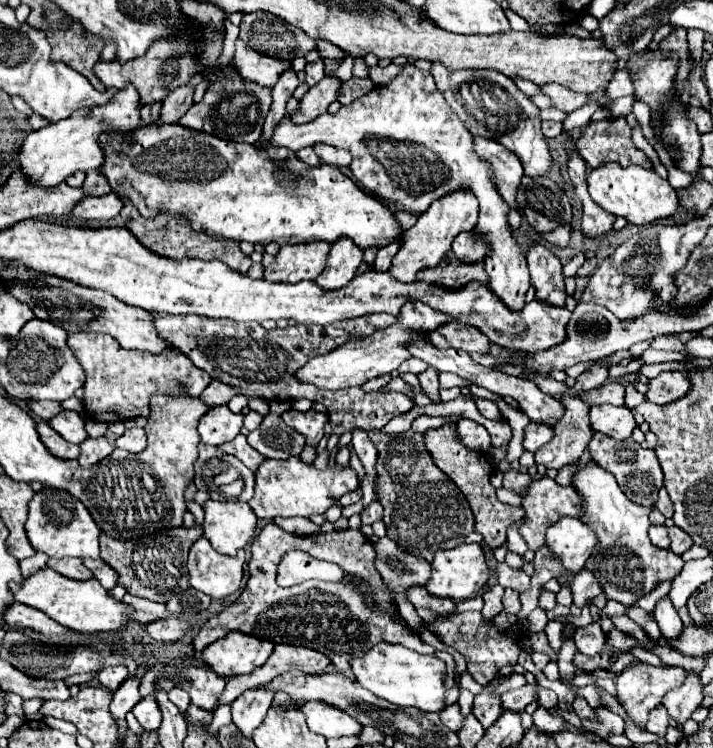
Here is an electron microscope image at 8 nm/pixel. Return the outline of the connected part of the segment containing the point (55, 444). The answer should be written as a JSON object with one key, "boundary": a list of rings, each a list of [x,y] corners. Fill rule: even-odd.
{"boundary":[[[38,421],[36,427],[38,427],[40,441],[46,445],[46,449],[54,457],[60,457],[60,459],[70,461],[70,459],[76,459],[80,455],[80,447],[78,445],[70,445],[68,441],[64,441],[62,437],[58,437],[58,433],[54,433],[54,429],[50,429],[46,425],[46,421]]]}

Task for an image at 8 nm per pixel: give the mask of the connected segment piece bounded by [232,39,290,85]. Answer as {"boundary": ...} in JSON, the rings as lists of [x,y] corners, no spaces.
{"boundary":[[[236,41],[236,51],[232,57],[232,67],[250,81],[258,81],[260,85],[274,85],[278,77],[290,67],[288,61],[278,61],[274,57],[266,57],[250,49],[244,41]]]}

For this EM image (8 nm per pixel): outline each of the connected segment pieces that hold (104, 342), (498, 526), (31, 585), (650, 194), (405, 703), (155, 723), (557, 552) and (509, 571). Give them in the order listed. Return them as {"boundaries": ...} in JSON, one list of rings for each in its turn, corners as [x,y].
{"boundaries":[[[[80,331],[68,335],[68,345],[86,371],[84,407],[86,415],[94,421],[114,423],[114,421],[128,421],[138,415],[146,417],[150,413],[148,411],[150,395],[158,391],[200,395],[212,381],[208,373],[202,373],[202,369],[198,369],[184,353],[178,353],[178,349],[164,349],[162,353],[126,351],[118,345],[114,337],[92,331]]],[[[444,425],[440,429],[426,431],[424,437],[426,437],[426,449],[430,449],[430,455],[434,457],[434,463],[442,471],[446,471],[450,475],[450,479],[458,485],[458,489],[466,495],[468,505],[474,513],[474,521],[476,521],[474,531],[484,537],[484,543],[490,549],[496,549],[496,547],[504,545],[506,543],[506,529],[512,523],[516,523],[524,517],[524,509],[500,503],[496,499],[496,491],[488,481],[490,473],[494,471],[494,467],[488,463],[488,457],[482,457],[482,453],[470,453],[468,449],[462,449],[462,443],[458,441],[456,425]]],[[[50,567],[40,569],[38,573],[26,577],[20,585],[14,585],[12,595],[18,603],[24,603],[28,607],[34,607],[42,613],[46,613],[56,623],[74,629],[74,631],[114,631],[122,627],[122,603],[114,601],[98,581],[74,581],[68,577],[62,577],[60,573],[52,571]]],[[[614,163],[600,165],[588,175],[588,191],[590,197],[608,213],[624,217],[630,225],[650,225],[656,219],[664,219],[676,213],[678,209],[678,193],[676,189],[662,179],[654,169],[644,169],[640,165],[620,167]]],[[[380,643],[362,657],[350,659],[350,667],[356,681],[380,699],[386,699],[398,707],[416,707],[432,713],[440,713],[444,709],[446,687],[442,677],[446,667],[434,655],[418,655],[416,651],[410,651],[402,645]]],[[[152,695],[144,697],[134,709],[132,713],[136,715],[136,719],[140,721],[140,725],[146,729],[146,731],[156,731],[162,723],[162,713],[160,713],[160,707],[156,703],[156,699]]],[[[562,517],[546,529],[546,541],[550,555],[560,559],[562,567],[570,573],[584,569],[586,559],[592,555],[596,545],[594,531],[588,525],[582,525],[576,517]]],[[[498,563],[496,567],[494,567],[494,571],[496,571],[496,577],[498,577],[498,583],[502,585],[502,587],[510,587],[510,589],[514,589],[514,591],[526,591],[528,587],[530,587],[530,577],[522,571],[522,569],[512,569],[512,567],[508,567],[506,563]]]]}

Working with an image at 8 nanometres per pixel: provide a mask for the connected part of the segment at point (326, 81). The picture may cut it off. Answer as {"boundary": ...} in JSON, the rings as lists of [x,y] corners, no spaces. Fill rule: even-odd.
{"boundary":[[[324,77],[318,85],[310,87],[310,91],[300,99],[300,107],[296,113],[290,115],[290,119],[298,125],[314,121],[318,115],[328,111],[328,105],[336,101],[340,89],[340,81],[336,77]]]}

